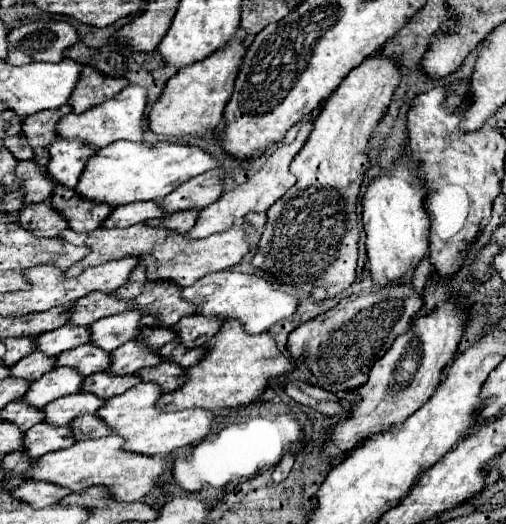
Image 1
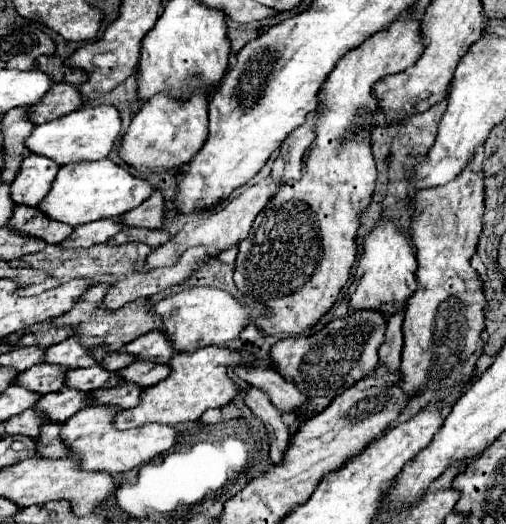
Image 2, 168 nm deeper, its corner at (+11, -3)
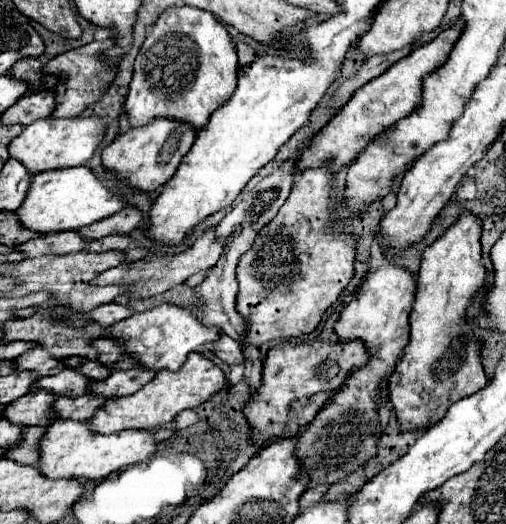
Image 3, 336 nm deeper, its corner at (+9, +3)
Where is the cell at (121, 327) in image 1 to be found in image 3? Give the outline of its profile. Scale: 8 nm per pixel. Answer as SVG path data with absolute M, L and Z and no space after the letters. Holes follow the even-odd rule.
M39 347L29 349L15 359L15 371L35 371L41 377L55 375L63 369L65 367L61 361L55 361L55 357L51 357L49 353L43 353L43 349Z

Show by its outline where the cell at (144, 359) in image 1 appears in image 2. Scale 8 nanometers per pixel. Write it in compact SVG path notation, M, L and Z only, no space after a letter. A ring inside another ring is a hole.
M91 365L83 369L71 369L67 371L65 385L81 389L81 391L95 391L101 387L113 387L119 385L123 377L117 371L107 371L103 365Z

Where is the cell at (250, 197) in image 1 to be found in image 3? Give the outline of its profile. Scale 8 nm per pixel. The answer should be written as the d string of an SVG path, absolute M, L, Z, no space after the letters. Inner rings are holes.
M215 227L207 229L191 249L179 253L179 255L165 255L165 257L147 257L141 261L135 261L131 265L119 265L113 269L107 269L105 273L97 275L91 285L127 285L129 289L123 293L129 299L143 299L143 297L153 297L159 293L165 293L167 289L173 289L175 285L185 283L191 275L199 273L199 271L207 271L211 269L219 255L221 255L221 245L219 241L215 241Z

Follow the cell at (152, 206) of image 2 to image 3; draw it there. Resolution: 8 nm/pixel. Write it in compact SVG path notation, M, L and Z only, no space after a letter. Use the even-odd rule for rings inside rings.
M123 207L119 213L105 217L105 221L97 221L95 225L87 225L83 229L77 229L81 237L87 241L101 239L107 235L123 235L133 231L141 223L141 213L135 207Z

